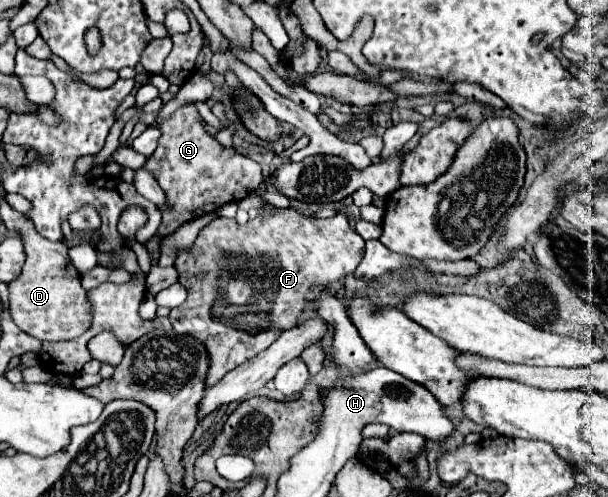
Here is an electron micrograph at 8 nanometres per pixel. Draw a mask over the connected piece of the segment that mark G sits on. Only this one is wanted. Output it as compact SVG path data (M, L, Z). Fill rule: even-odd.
M193 103L173 111L171 117L159 123L159 131L159 145L143 167L159 181L171 207L169 211L163 209L161 229L157 231L161 239L175 233L187 221L193 221L205 213L213 213L227 203L241 201L249 195L249 191L257 191L261 181L265 181L259 165L253 159L223 147L203 129L201 115Z

